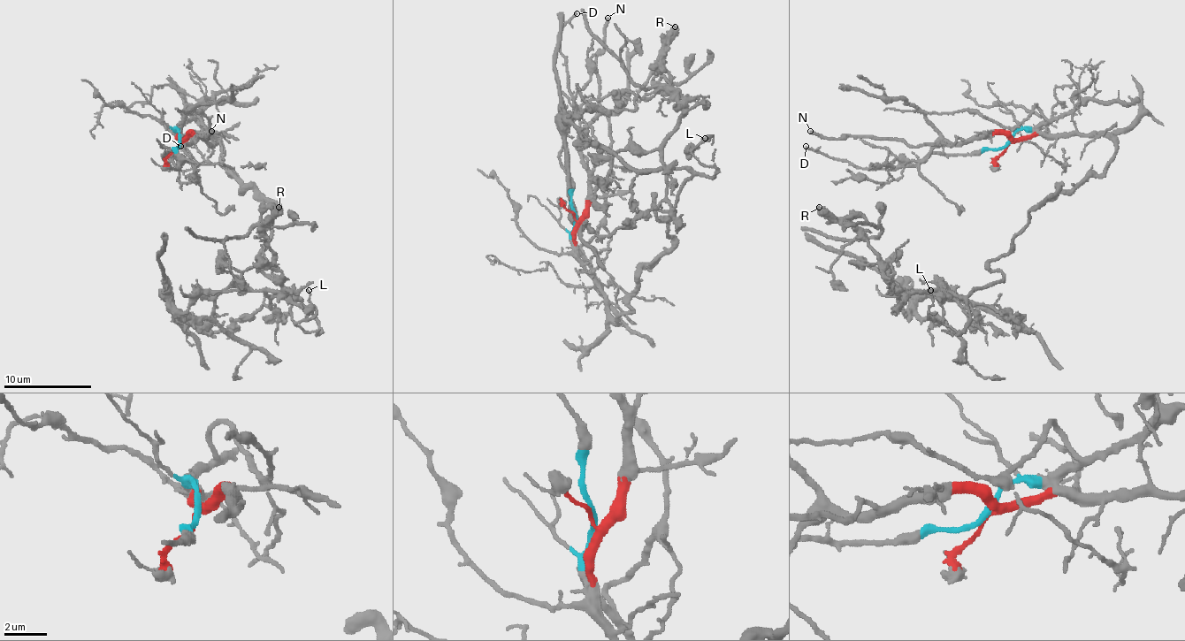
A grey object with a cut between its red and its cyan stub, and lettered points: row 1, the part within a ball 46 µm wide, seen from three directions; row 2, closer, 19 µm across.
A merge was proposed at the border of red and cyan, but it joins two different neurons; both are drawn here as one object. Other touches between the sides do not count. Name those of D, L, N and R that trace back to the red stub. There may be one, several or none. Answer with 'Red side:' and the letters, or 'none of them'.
Red side: L, N, R

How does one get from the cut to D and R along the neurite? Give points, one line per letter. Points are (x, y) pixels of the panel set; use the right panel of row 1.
D: (1008, 143), (971, 152), (925, 154), (913, 163), (882, 170), (853, 167), (846, 161), (825, 156), (806, 146)
R: (1008, 143), (1104, 134), (1115, 156), (1035, 207), (989, 263), (1002, 278), (967, 294), (904, 292), (818, 207)

